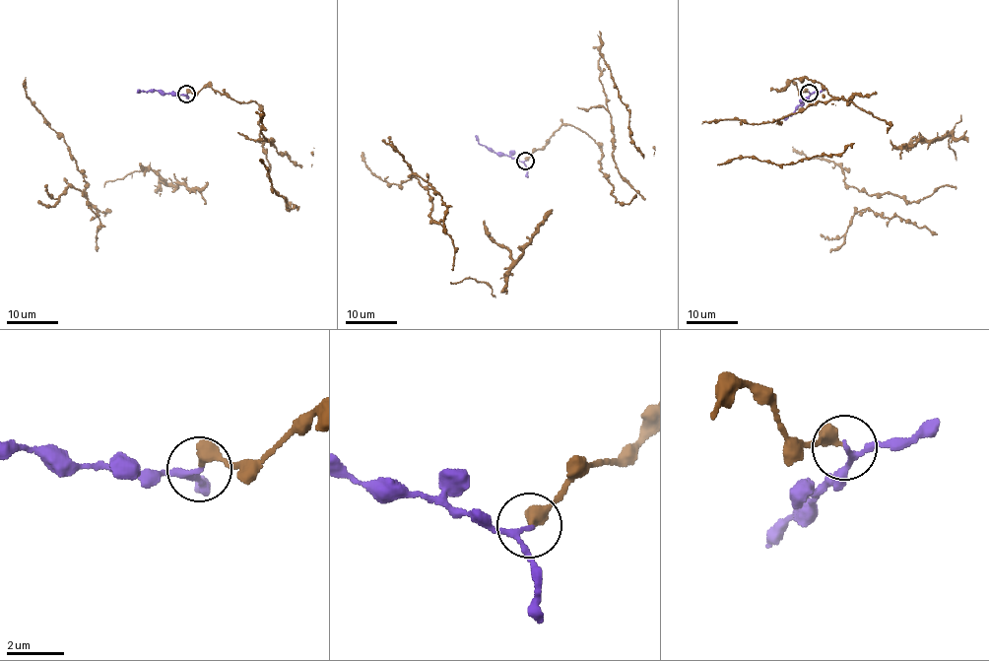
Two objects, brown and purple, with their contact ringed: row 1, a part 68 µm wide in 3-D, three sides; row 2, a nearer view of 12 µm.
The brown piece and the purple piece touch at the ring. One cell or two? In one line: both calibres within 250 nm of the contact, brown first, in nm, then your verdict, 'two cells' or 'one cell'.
calibres 460 and 170 nm; one cell

